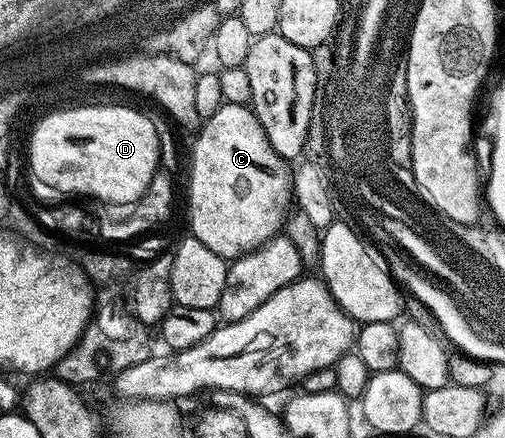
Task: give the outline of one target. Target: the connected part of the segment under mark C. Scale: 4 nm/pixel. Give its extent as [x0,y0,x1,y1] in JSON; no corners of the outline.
[190,102,294,261]

